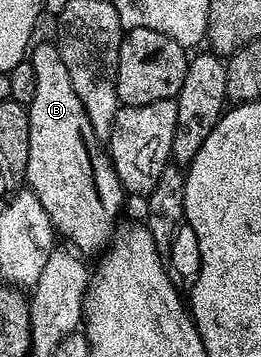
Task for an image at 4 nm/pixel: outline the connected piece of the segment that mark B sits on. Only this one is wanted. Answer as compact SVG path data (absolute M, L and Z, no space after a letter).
M50 40L37 45L38 42L28 53L36 70L36 95L28 106L30 130L24 181L29 192L40 199L40 207L48 211L55 234L59 238L67 237L71 241L67 242L79 254L98 255L116 236L124 190L109 152L98 149L100 139L92 131L92 123L88 123L76 91L72 91L72 79L68 76L68 67L64 67L64 59L60 59L57 44Z

